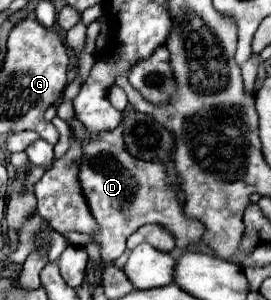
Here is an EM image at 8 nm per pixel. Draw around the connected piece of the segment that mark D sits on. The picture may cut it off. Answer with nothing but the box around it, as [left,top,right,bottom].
[64,122,204,262]

